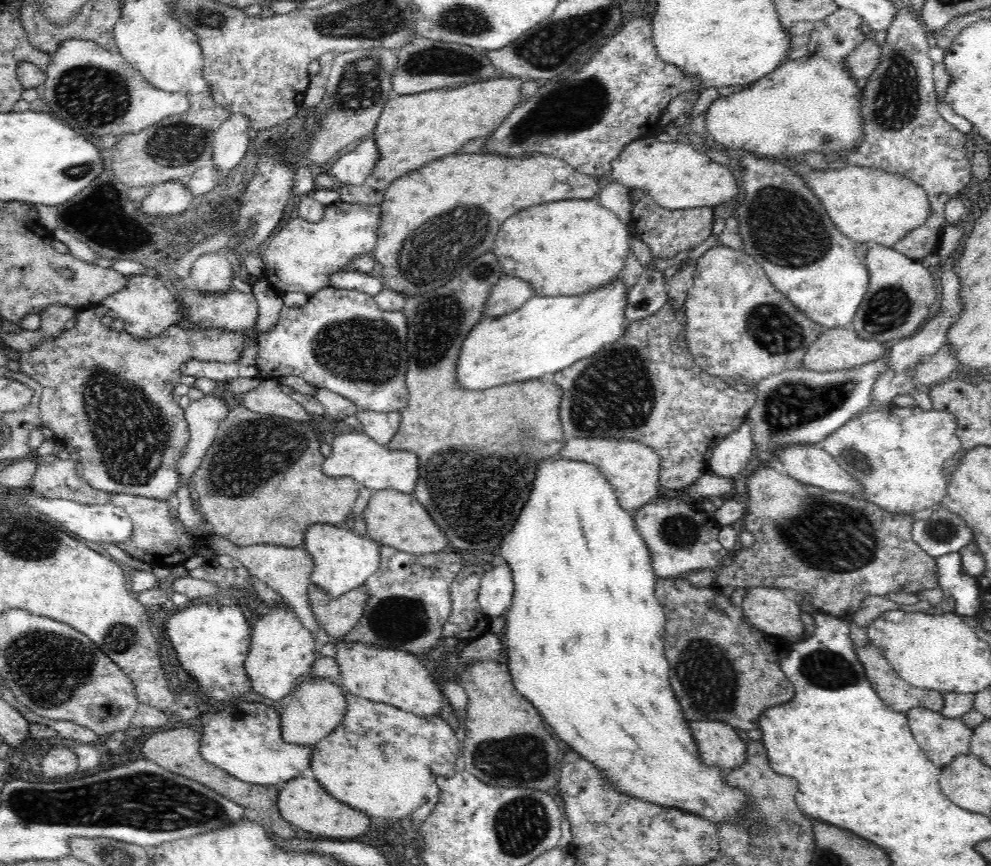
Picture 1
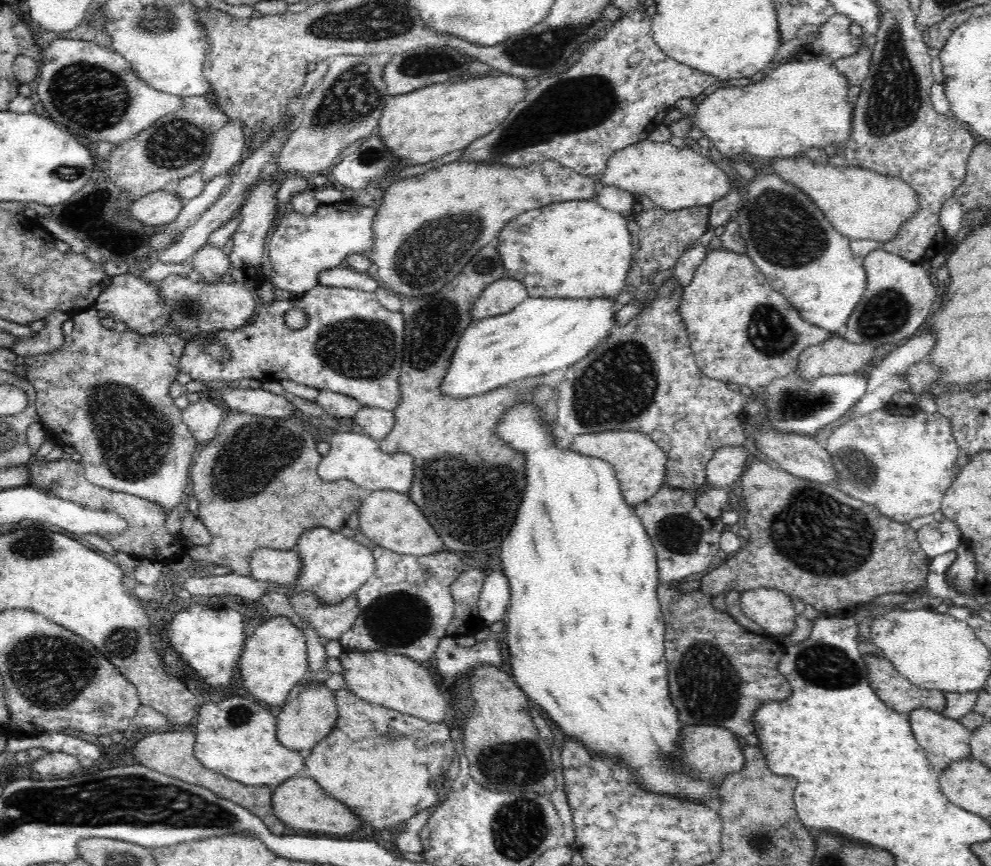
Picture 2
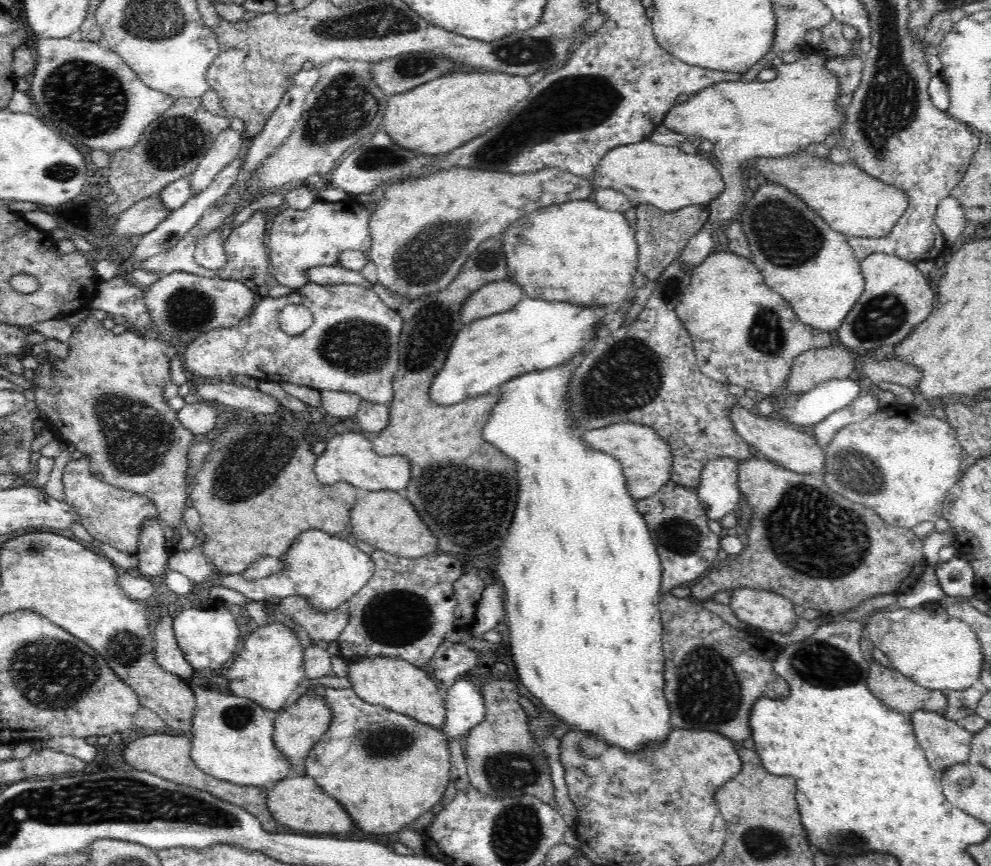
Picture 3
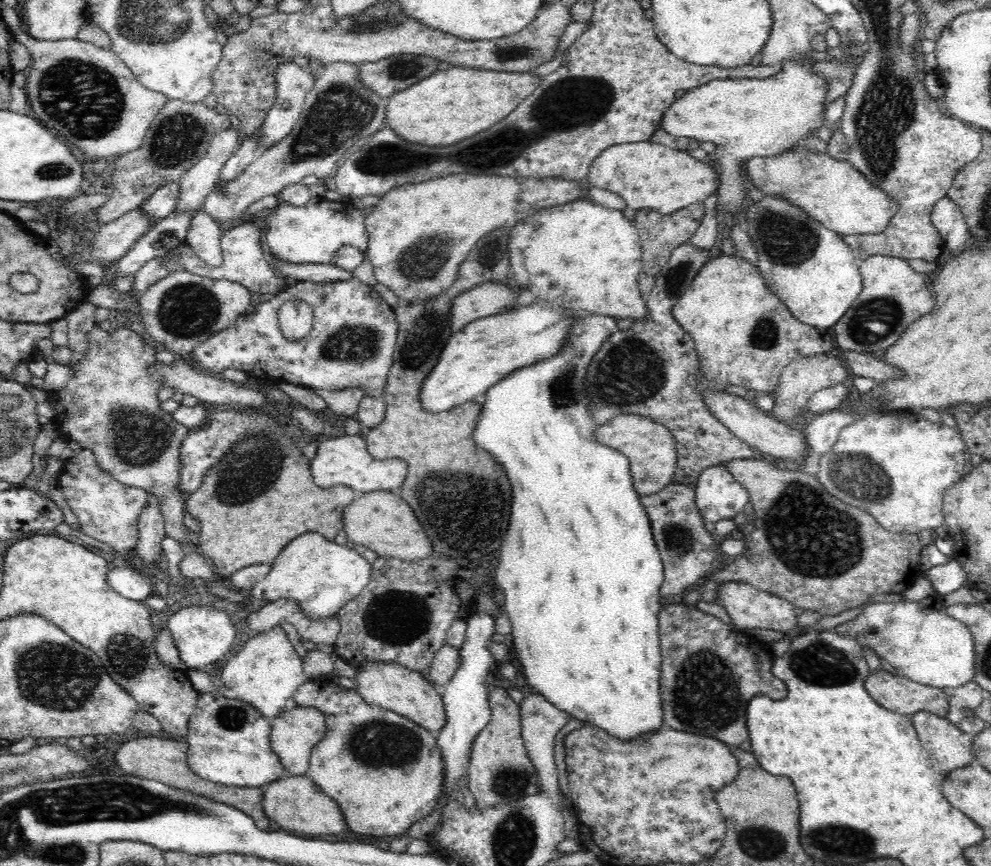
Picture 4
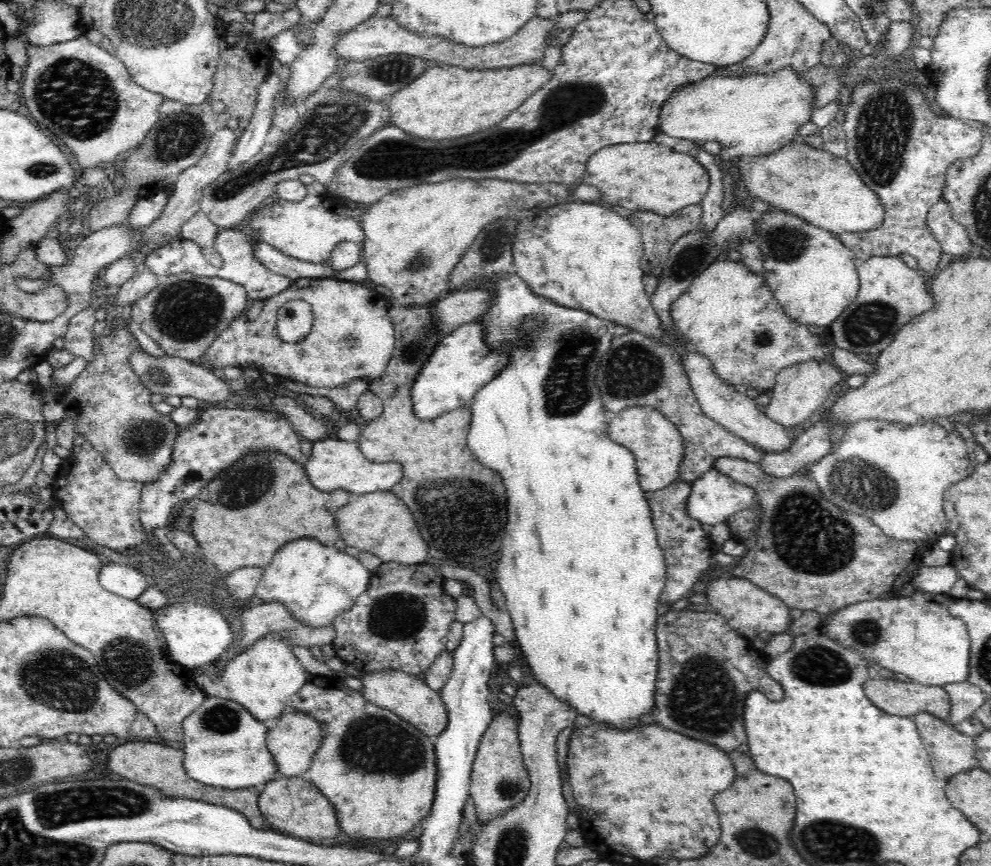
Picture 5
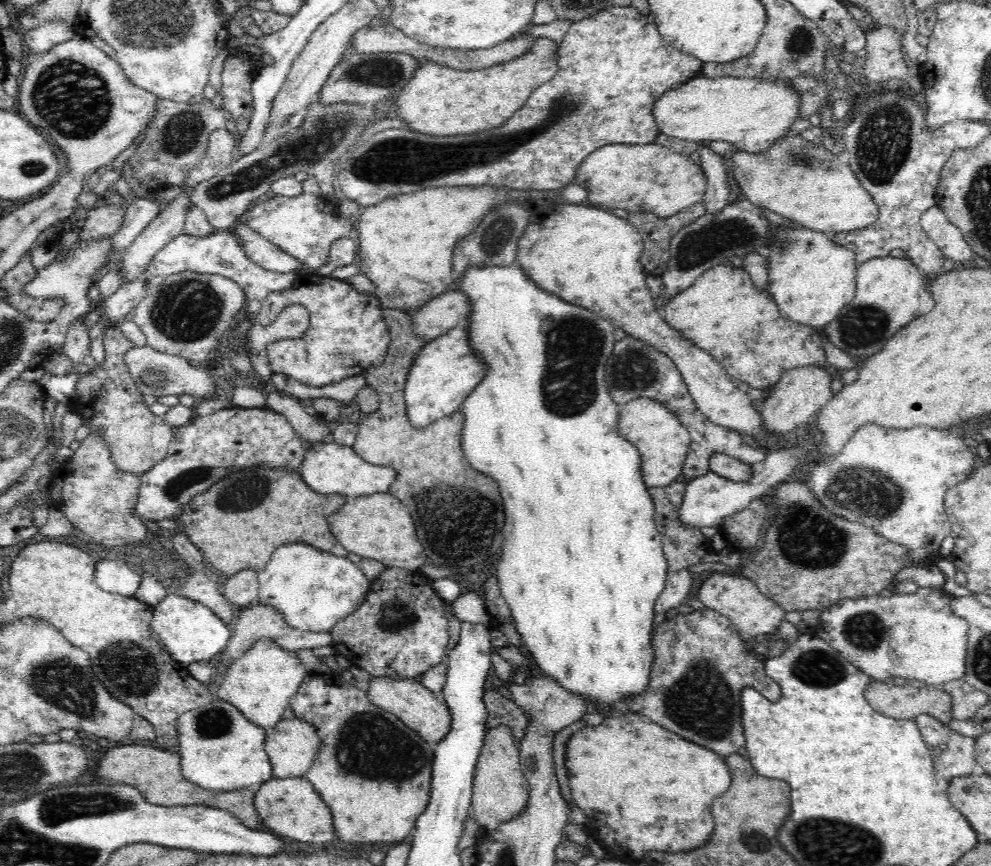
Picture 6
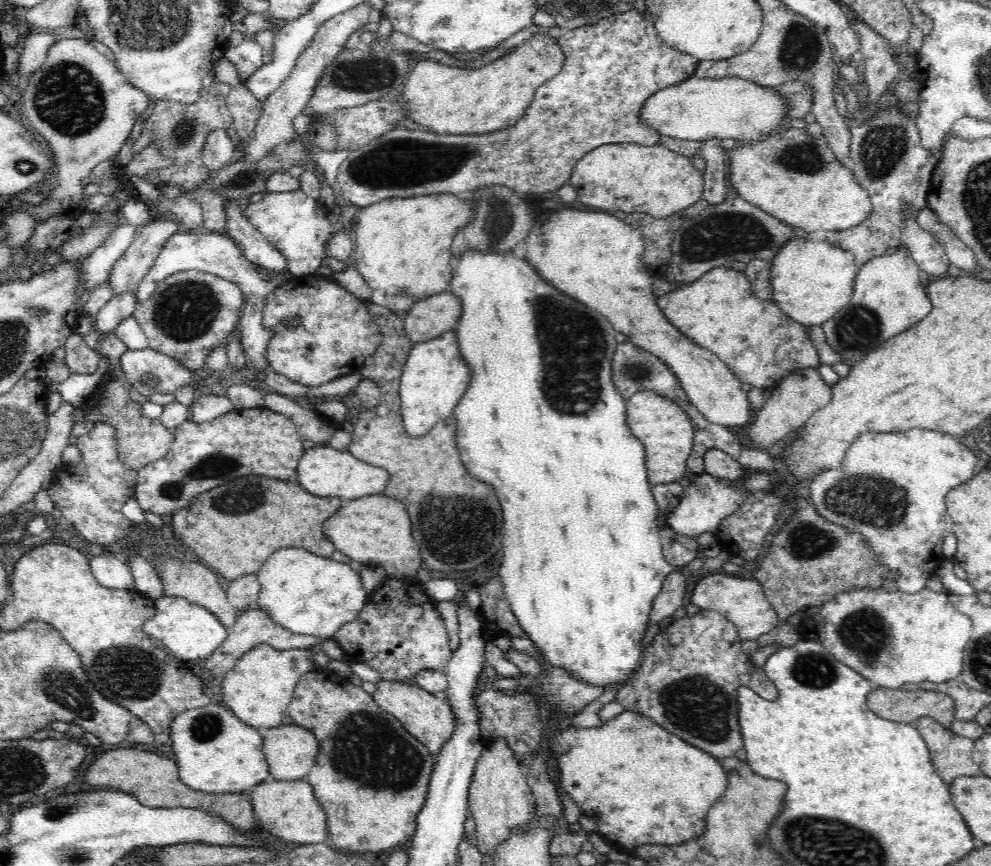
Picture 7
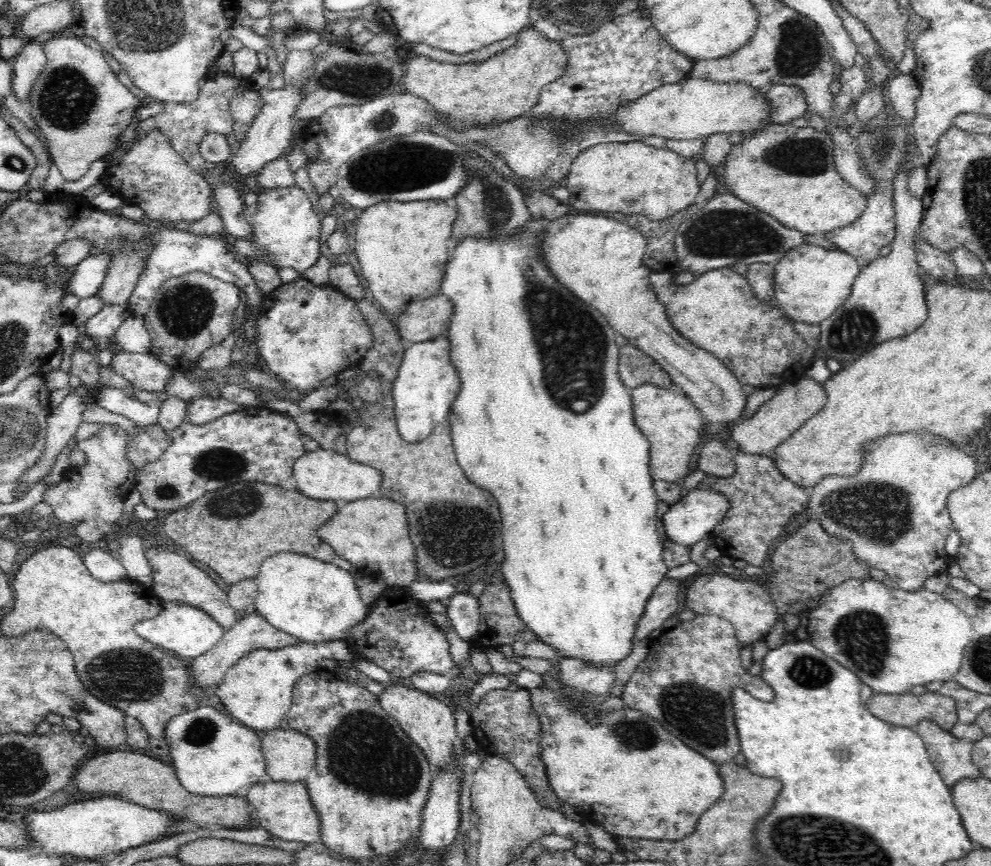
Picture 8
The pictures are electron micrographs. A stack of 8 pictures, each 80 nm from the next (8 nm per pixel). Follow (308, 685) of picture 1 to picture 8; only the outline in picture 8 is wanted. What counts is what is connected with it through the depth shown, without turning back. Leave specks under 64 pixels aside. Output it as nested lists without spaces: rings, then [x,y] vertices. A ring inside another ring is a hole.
[[[277,727],[261,737],[266,761],[266,779],[276,782],[303,782],[315,767],[315,742],[294,729]]]

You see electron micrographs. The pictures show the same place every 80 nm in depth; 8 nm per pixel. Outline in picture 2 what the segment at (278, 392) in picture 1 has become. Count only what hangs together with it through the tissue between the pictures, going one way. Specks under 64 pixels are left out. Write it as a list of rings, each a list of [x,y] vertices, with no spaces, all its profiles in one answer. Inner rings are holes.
[[[231,385],[222,393],[222,400],[229,408],[236,408],[239,412],[258,414],[270,418],[286,418],[294,414],[296,409],[282,395],[257,388],[238,388]]]

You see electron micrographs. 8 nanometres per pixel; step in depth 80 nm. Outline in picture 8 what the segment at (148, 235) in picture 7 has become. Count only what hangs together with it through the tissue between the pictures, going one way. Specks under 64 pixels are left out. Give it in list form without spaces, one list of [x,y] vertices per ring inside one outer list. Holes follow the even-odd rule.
[[[150,234],[142,242],[136,242],[132,250],[112,258],[104,282],[97,290],[105,306],[129,302],[140,273],[145,272],[145,260],[152,245]]]

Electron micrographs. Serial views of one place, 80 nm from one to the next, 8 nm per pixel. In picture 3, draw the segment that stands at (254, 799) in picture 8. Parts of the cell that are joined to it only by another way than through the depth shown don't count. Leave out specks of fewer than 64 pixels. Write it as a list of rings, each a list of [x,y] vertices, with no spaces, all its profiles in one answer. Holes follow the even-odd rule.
[[[300,775],[282,779],[267,789],[267,807],[279,824],[308,834],[340,834],[352,828],[352,820],[346,810],[328,794],[324,794],[312,777]]]

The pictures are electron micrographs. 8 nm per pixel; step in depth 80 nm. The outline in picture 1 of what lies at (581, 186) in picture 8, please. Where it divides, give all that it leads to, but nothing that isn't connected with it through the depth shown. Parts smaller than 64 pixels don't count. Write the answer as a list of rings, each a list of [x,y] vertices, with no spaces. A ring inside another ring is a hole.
[[[644,138],[638,142],[632,142],[626,146],[626,150],[622,150],[612,162],[611,172],[609,173],[612,182],[620,182],[632,190],[644,190],[648,192],[650,197],[660,204],[660,207],[667,210],[685,210],[696,209],[704,206],[716,207],[720,206],[720,202],[732,201],[738,194],[739,175],[728,167],[718,162],[712,162],[706,154],[696,152],[692,146],[682,144],[680,139],[674,144],[664,144],[664,142],[650,142],[646,144]]]

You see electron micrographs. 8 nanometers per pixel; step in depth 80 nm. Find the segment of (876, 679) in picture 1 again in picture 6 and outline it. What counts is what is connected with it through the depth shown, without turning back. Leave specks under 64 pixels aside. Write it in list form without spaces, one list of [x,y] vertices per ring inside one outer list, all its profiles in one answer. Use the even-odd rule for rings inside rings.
[[[871,682],[870,685],[865,698],[880,714],[898,720],[910,720],[920,714],[930,714],[945,725],[953,719],[950,694],[934,686],[916,688],[893,682]]]

